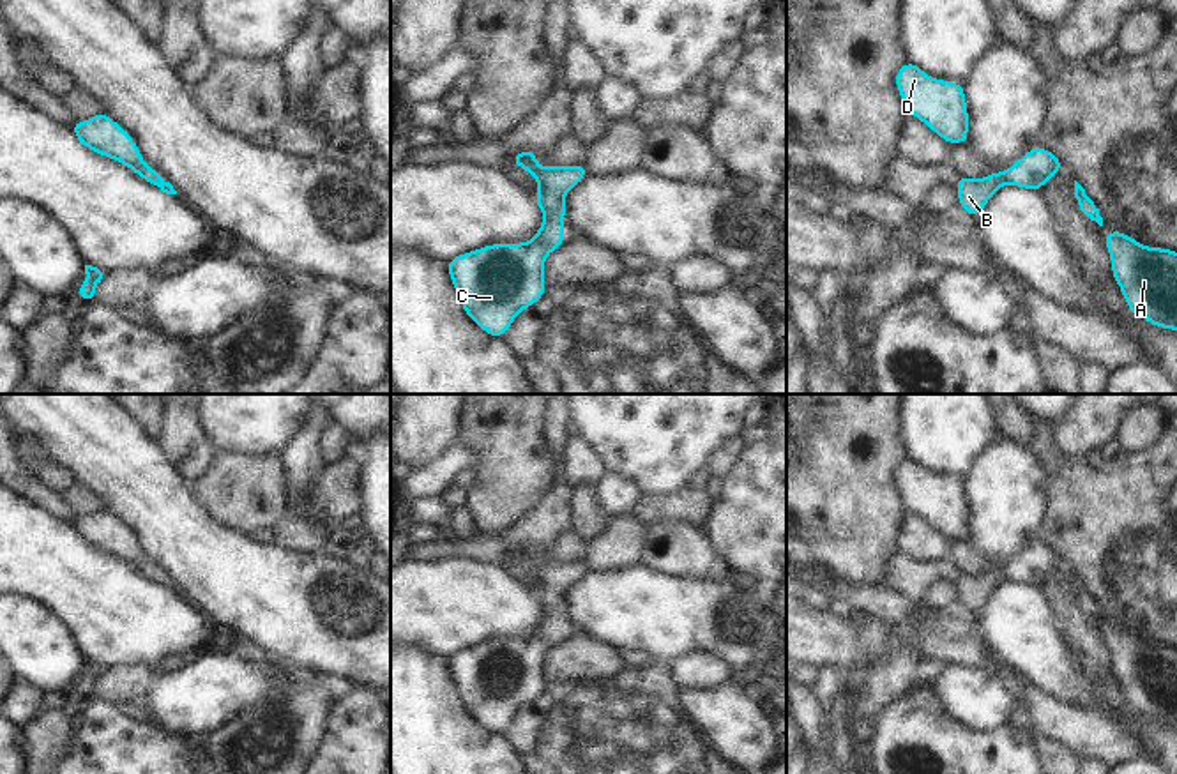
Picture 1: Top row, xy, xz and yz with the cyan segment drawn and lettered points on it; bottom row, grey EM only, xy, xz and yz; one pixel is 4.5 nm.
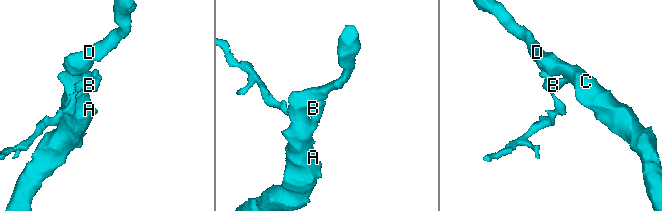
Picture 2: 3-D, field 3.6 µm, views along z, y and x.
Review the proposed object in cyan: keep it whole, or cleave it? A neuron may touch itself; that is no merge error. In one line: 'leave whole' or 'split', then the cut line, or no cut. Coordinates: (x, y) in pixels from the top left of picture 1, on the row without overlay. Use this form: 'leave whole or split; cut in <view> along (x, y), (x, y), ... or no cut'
leave whole; no cut

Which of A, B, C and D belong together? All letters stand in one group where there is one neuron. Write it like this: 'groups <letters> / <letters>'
groups A B C D

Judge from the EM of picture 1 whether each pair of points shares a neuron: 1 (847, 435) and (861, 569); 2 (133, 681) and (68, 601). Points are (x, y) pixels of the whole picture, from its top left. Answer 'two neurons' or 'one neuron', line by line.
1: one neuron
2: two neurons

